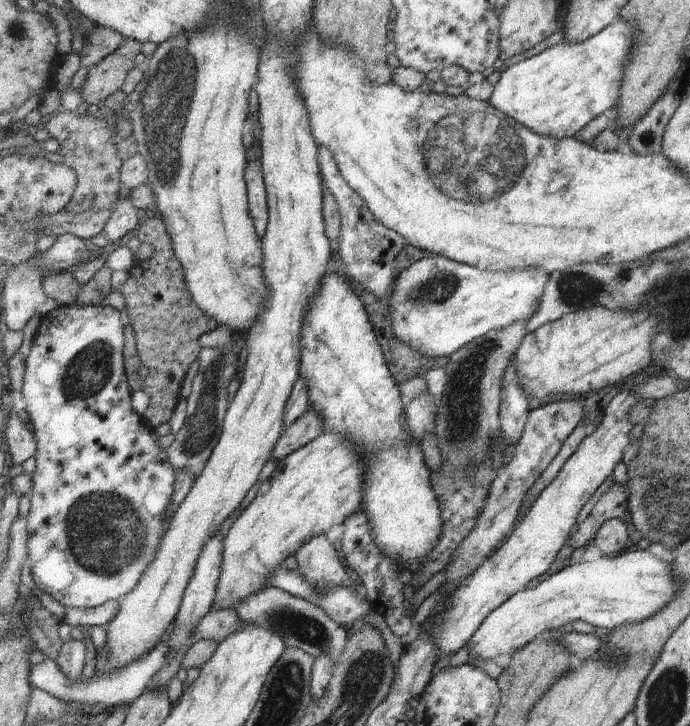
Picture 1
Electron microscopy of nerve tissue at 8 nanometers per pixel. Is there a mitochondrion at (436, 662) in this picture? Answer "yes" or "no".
no

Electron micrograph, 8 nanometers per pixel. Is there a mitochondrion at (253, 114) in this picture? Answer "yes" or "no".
no

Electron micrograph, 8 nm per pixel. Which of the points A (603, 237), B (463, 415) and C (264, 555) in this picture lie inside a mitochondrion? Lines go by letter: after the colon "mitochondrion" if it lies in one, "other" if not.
A: other
B: mitochondrion
C: other

